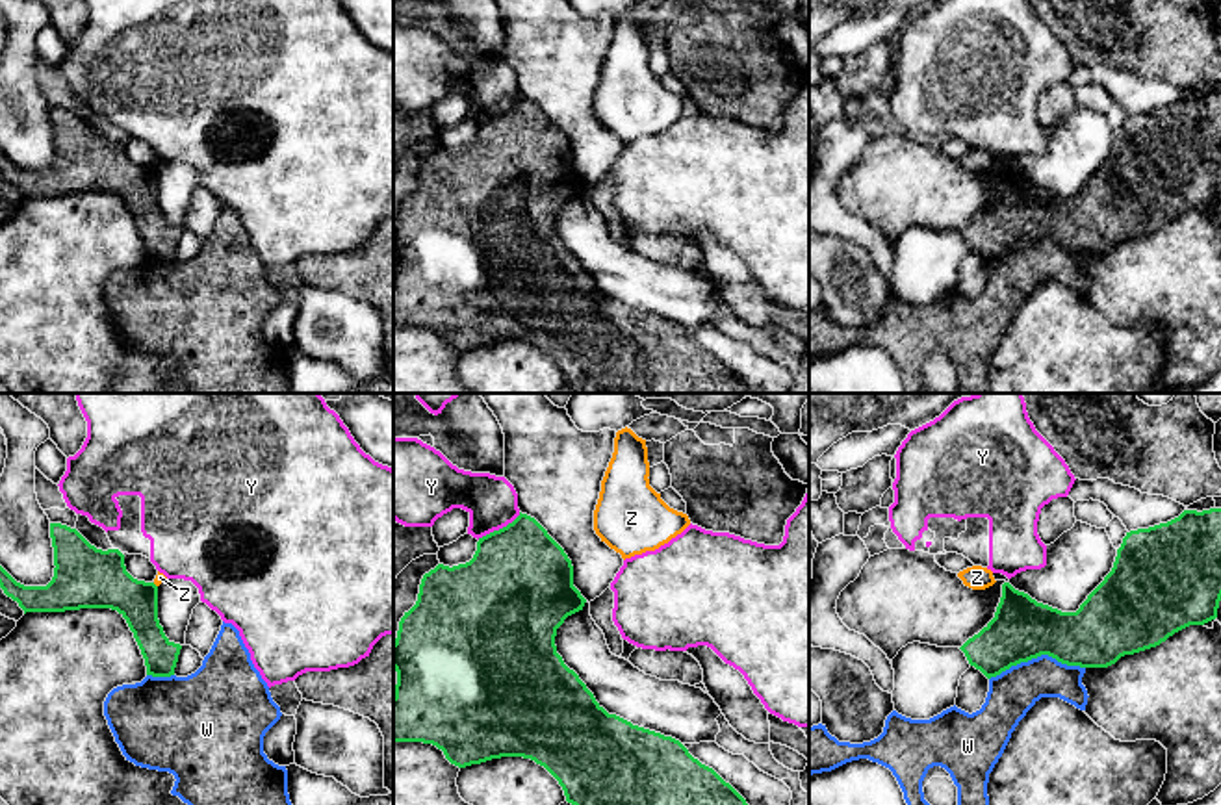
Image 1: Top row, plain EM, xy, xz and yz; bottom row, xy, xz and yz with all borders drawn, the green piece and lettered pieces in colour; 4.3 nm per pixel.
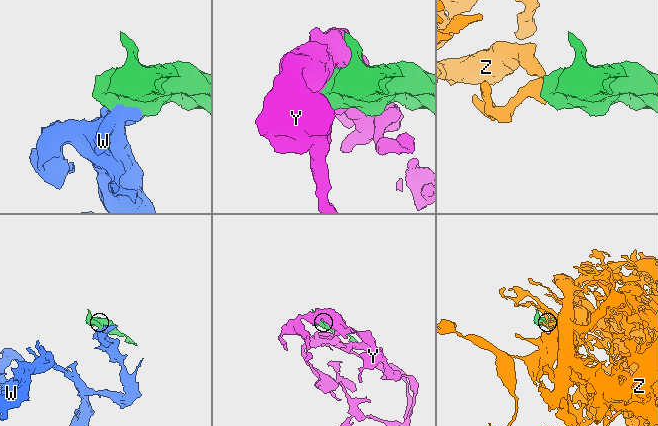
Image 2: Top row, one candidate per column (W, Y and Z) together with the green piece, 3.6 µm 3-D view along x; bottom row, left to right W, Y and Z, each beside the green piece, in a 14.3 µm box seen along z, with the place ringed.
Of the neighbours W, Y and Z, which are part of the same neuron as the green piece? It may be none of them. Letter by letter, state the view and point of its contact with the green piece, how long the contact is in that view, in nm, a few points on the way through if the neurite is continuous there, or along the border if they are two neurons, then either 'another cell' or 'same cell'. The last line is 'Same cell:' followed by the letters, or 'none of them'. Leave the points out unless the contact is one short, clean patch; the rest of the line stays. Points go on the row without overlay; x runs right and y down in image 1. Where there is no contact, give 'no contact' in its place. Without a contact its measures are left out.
W: meets green in yz at (1036, 242); contact 420 nm long; another cell
Y: meets green in xz at (500, 114); contact 220 nm long; border along xz (520, 97), (505, 110), (477, 123); another cell
Z: meets green in xy at (154, 169); contact 30 nm long; border along xy (153, 167), (156, 171); another cell
Same cell: none of them

